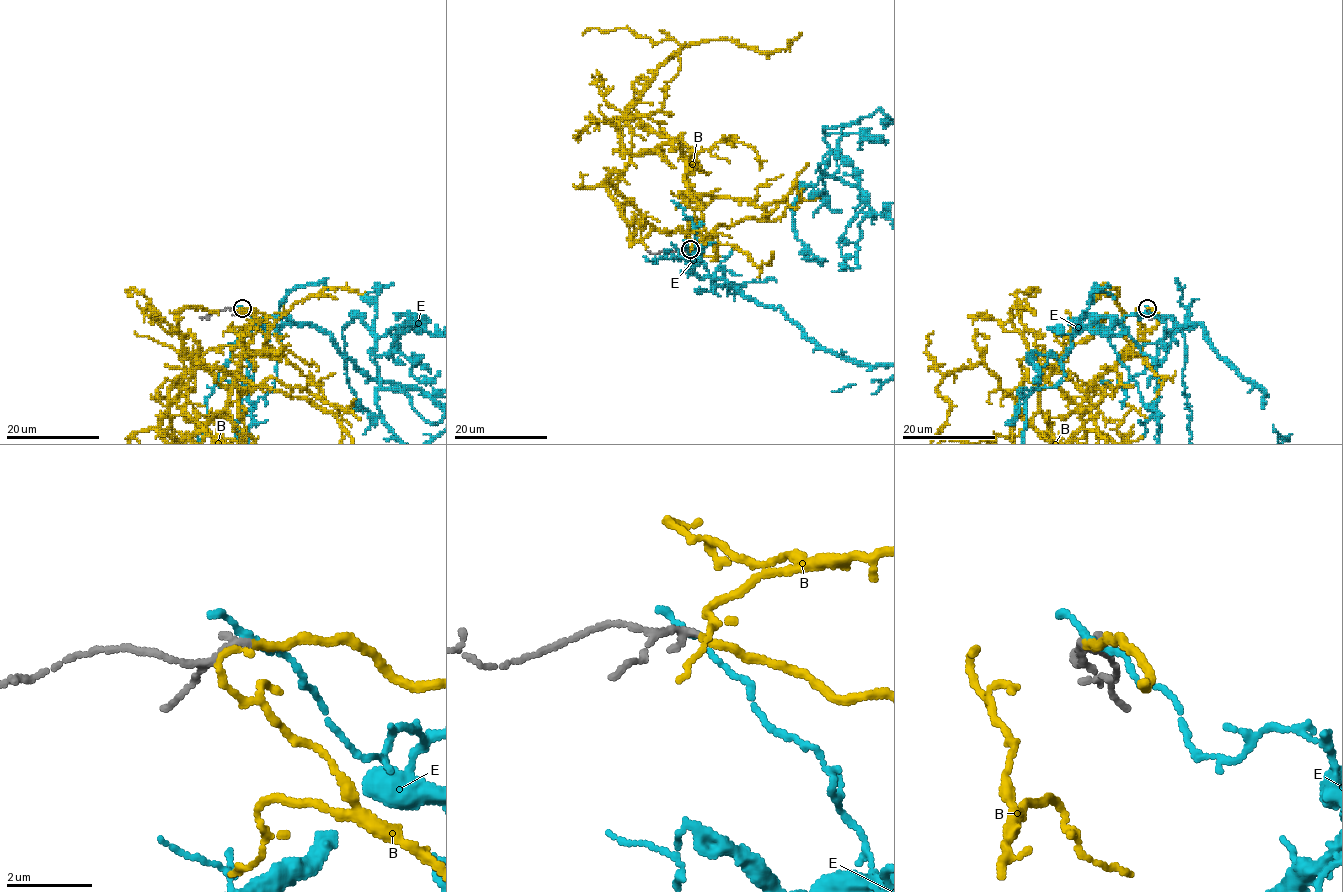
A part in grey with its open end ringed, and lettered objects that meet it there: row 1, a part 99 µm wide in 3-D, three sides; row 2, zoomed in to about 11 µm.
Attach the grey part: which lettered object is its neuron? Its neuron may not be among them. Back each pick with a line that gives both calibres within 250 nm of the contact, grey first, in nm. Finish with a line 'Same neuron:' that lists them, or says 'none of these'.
B: calibres 190 and 180 nm
Same neuron: B

